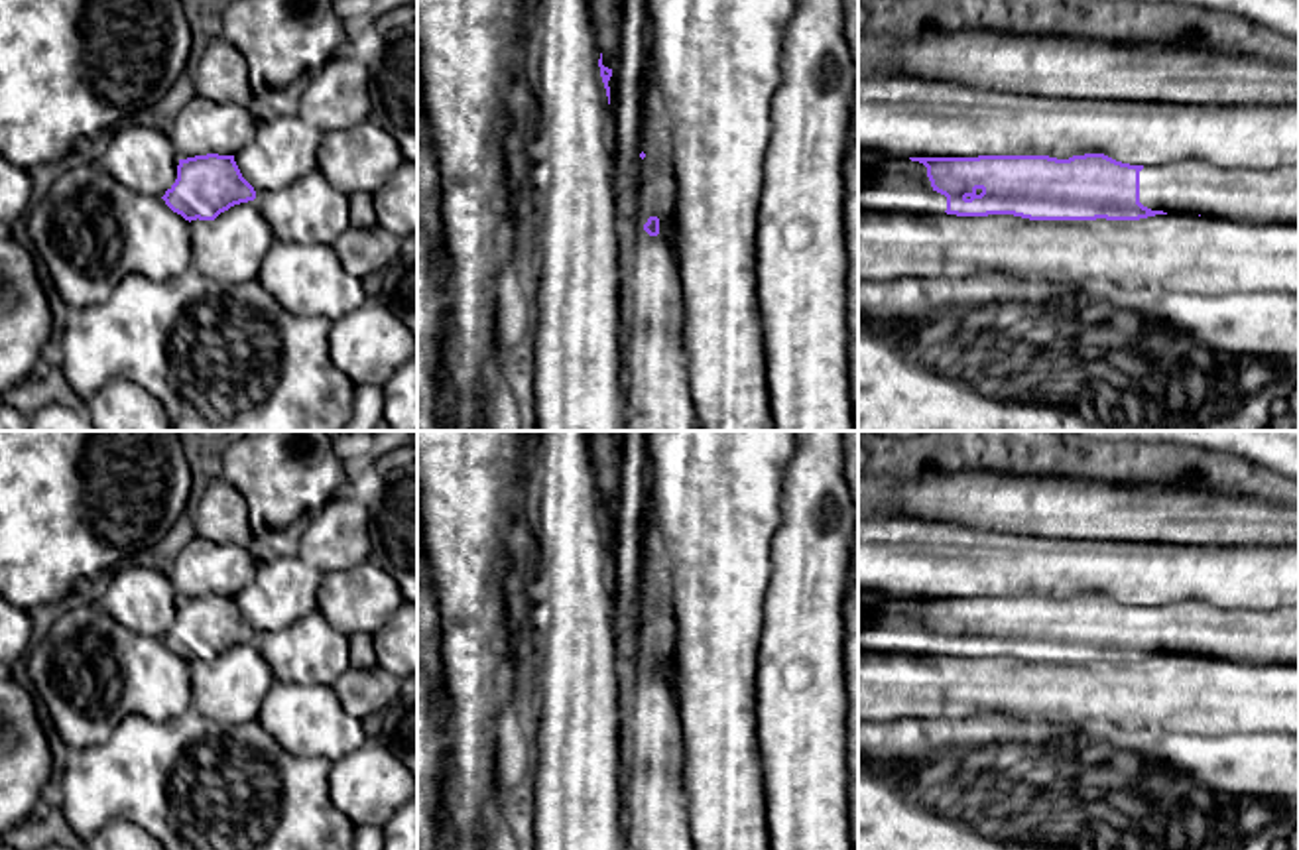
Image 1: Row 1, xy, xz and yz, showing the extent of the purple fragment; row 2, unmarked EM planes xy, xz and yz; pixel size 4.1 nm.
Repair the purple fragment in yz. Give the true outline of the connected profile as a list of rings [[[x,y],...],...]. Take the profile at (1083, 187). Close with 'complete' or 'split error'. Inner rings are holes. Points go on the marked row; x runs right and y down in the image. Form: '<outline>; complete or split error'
[[[1104,153],[1057,159],[1049,155],[978,155],[888,159],[858,179],[858,211],[988,216],[1029,220],[1140,220],[1155,214],[1201,214],[1230,222],[1299,224],[1299,165],[1230,169],[1187,159],[1130,165]]]; split error

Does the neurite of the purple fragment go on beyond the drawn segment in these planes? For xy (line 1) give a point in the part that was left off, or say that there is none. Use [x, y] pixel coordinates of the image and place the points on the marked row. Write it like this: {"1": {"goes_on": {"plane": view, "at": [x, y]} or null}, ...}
{"1": {"goes_on": null}}

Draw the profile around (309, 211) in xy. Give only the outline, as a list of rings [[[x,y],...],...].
[[[321,171],[279,191],[260,191],[254,201],[279,242],[333,246],[350,226],[348,195],[337,191]]]

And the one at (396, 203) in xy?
[[[403,161],[398,173],[374,193],[378,226],[407,238],[417,234],[417,163]]]

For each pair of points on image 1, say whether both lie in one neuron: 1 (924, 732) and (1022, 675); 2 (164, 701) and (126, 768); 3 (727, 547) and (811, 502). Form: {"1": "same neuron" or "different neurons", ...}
{"1": "different neurons", "2": "different neurons", "3": "different neurons"}

